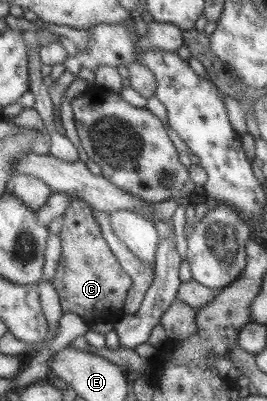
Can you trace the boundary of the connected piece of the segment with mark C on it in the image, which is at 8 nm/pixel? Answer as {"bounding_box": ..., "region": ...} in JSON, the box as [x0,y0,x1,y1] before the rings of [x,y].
{"bounding_box":[52,198,131,324],"region":[[[79,198],[72,200],[62,214],[61,223],[58,233],[61,252],[52,287],[59,297],[62,313],[76,314],[85,324],[114,324],[123,316],[123,301],[131,286],[131,278],[123,272],[107,246],[87,202]]]}

